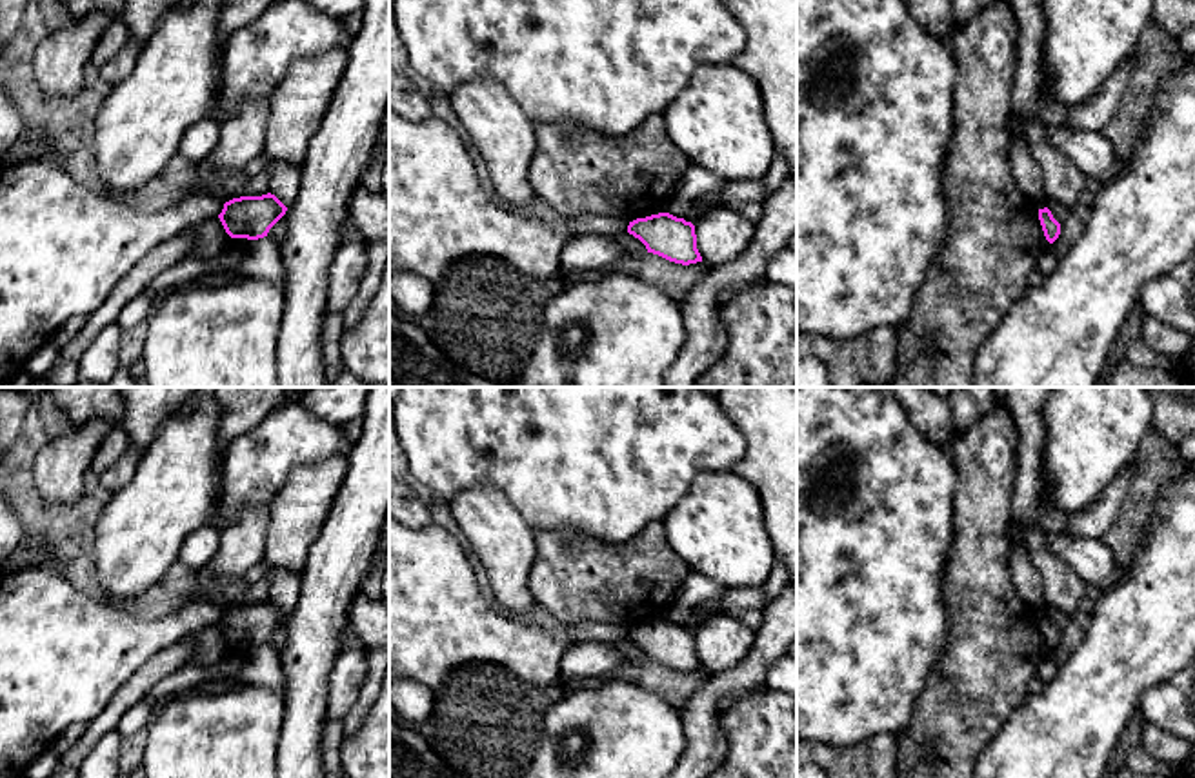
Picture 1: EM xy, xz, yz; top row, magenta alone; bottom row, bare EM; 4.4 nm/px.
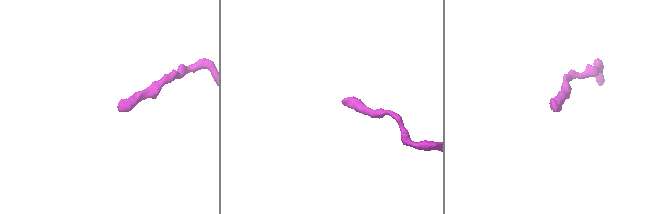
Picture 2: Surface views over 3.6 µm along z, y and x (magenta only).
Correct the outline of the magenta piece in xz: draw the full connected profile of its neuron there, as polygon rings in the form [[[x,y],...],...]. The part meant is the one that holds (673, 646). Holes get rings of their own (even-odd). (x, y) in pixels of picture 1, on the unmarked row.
[[[658,620],[629,629],[628,640],[638,645],[648,660],[669,669],[689,673],[702,669],[697,656],[695,633],[669,620]]]

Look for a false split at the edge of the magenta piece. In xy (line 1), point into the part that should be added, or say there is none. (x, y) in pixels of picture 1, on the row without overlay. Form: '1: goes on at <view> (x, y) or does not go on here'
1: does not go on here

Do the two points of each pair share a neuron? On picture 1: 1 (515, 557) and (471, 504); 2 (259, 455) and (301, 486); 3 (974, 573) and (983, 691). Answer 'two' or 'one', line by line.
1: one
2: two
3: one

